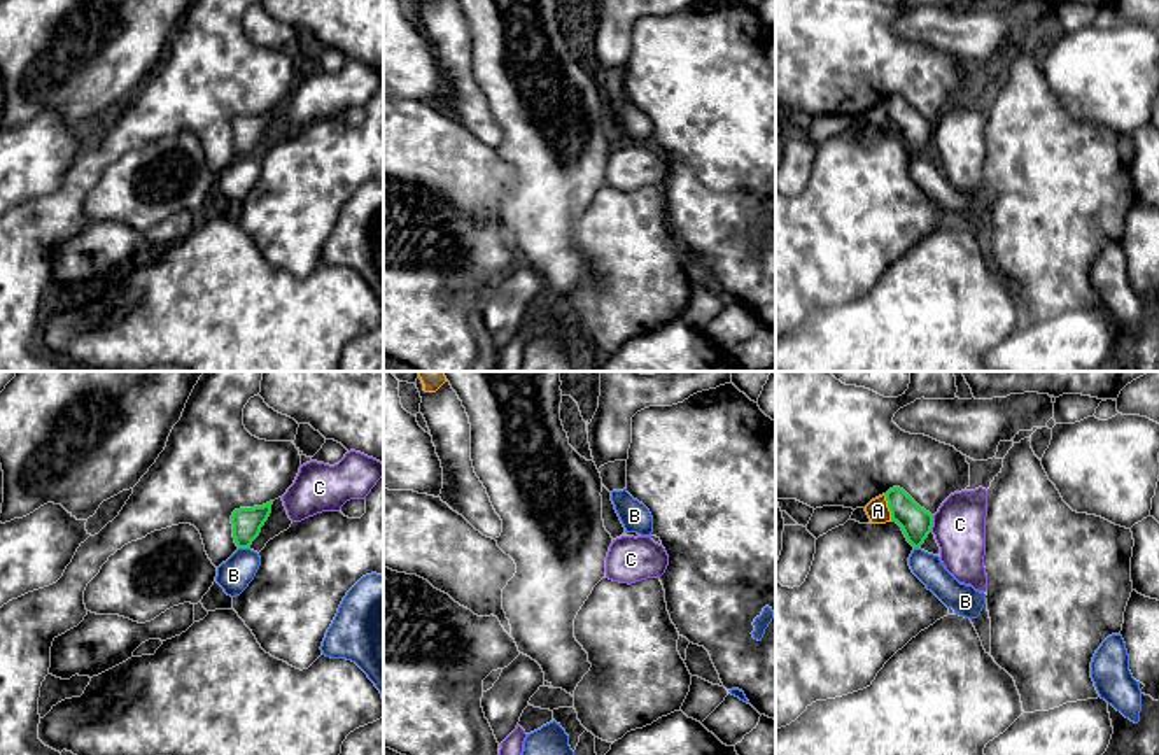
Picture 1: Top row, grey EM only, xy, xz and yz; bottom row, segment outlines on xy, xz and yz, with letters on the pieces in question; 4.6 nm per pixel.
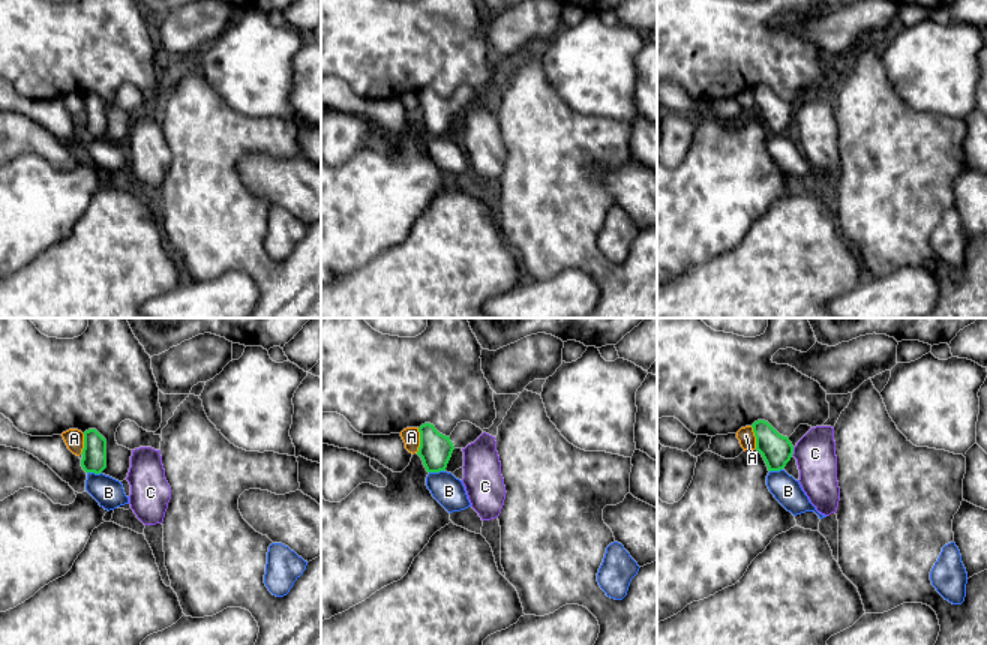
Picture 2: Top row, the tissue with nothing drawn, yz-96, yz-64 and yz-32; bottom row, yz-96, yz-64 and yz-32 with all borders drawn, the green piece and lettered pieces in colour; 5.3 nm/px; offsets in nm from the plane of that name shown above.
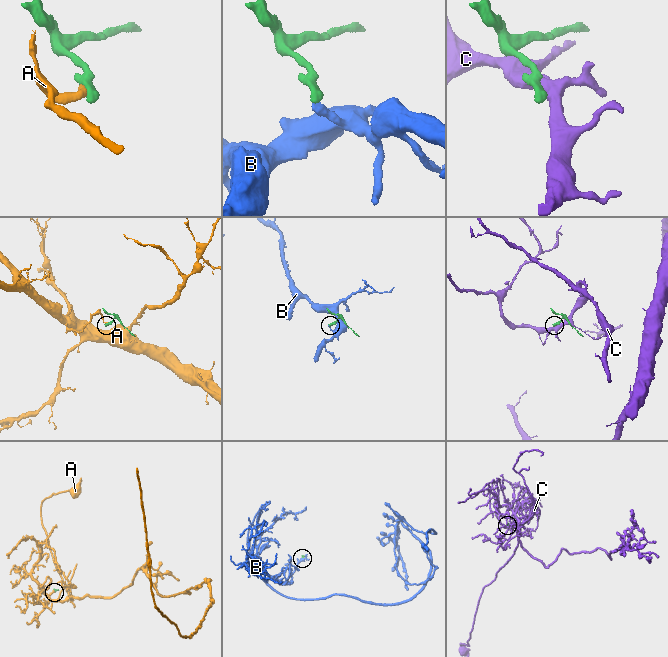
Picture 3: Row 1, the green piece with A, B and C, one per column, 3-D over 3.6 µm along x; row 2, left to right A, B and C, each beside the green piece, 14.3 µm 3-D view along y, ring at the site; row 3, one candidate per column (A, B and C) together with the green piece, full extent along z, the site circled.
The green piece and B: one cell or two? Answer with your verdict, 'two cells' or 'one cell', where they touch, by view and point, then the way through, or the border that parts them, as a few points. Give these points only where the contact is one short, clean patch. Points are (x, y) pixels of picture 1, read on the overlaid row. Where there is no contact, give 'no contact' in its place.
two cells; meets green in xy at (244, 547); border along xy (238, 547), (249, 549)

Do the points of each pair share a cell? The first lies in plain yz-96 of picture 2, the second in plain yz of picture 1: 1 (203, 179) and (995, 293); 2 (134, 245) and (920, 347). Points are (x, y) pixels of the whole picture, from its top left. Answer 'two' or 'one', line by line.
1: two
2: one

